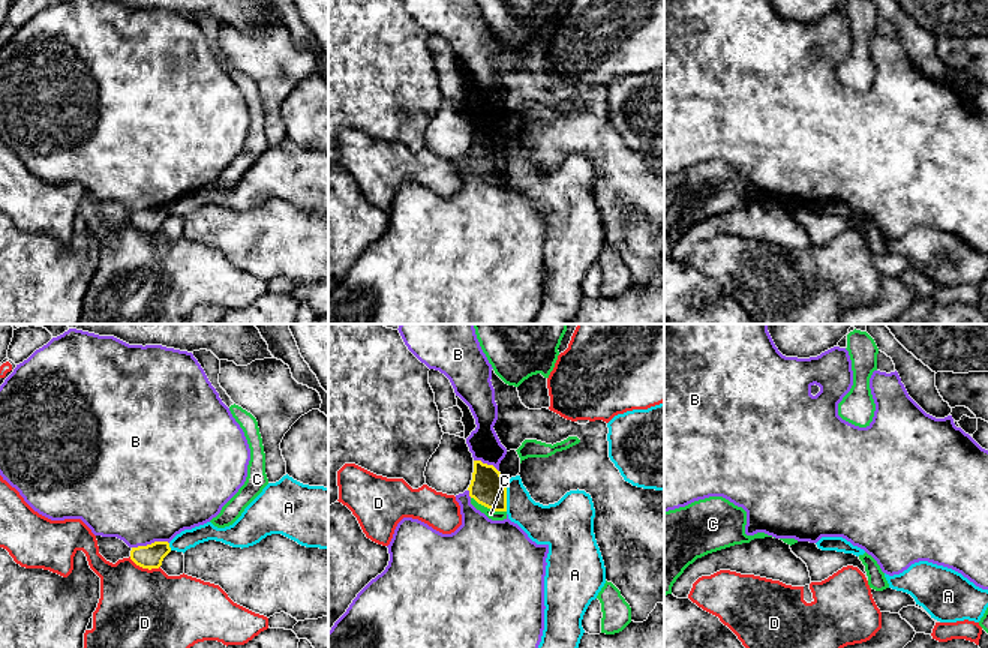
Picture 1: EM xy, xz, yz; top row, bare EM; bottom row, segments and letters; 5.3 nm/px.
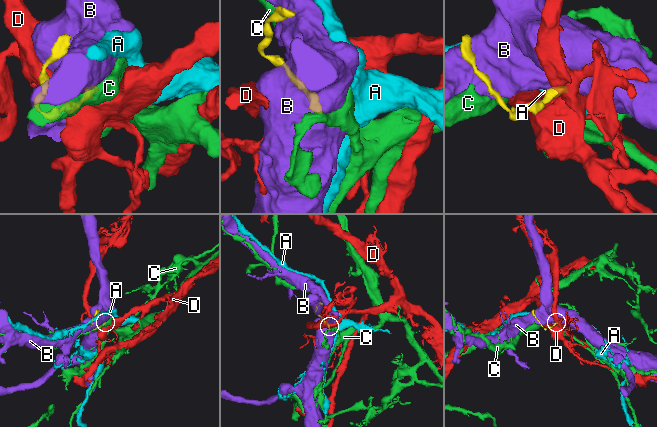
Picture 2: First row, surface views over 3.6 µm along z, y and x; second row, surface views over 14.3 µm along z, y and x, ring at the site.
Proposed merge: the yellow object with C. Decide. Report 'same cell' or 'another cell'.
same cell

